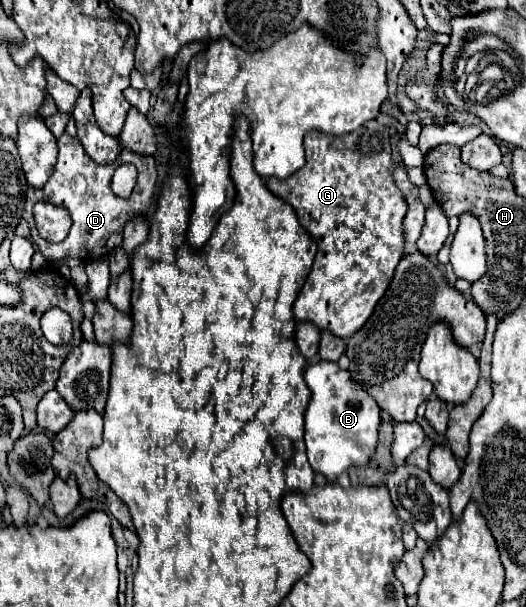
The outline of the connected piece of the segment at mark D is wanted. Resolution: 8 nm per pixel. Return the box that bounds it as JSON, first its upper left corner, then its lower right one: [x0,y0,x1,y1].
[23,133,157,261]

